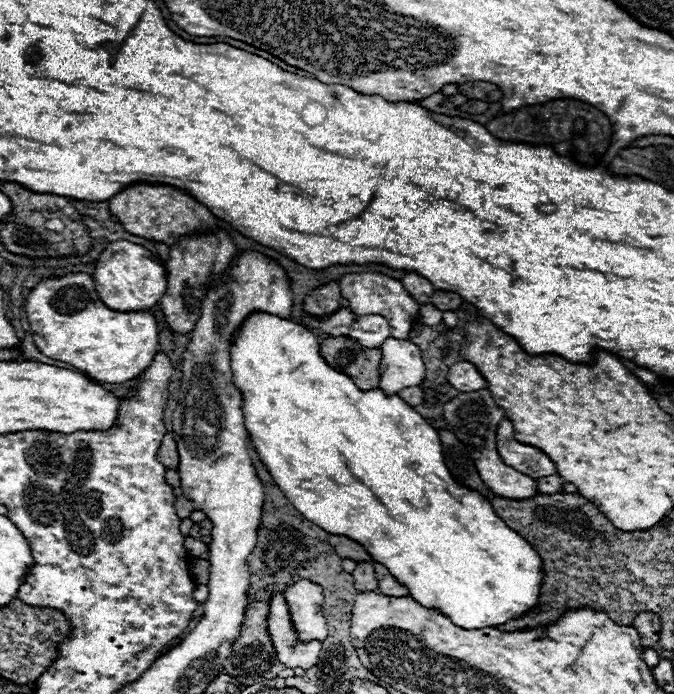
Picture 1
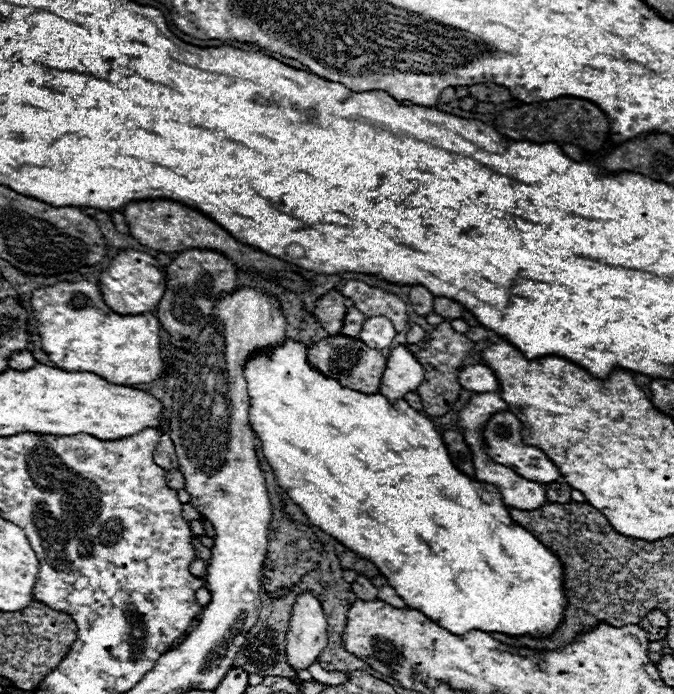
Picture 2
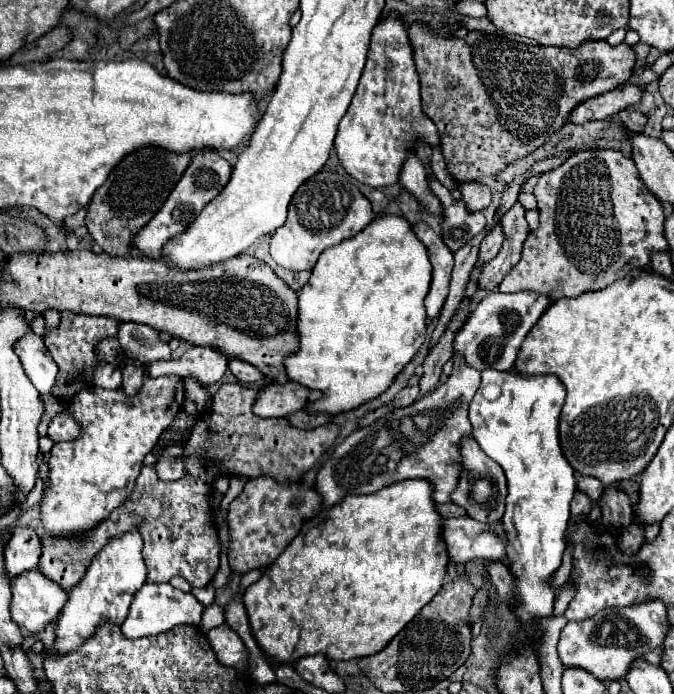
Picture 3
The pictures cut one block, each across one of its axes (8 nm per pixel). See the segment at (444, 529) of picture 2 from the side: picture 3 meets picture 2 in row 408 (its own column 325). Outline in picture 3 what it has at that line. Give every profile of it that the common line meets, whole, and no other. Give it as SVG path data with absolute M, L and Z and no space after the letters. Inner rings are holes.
M380 216L358 236L326 248L312 268L308 284L298 292L298 352L284 360L286 376L306 388L320 390L322 398L306 406L310 414L340 414L362 406L386 392L392 380L404 370L426 340L424 298L430 288L432 266L426 246L416 240L402 216Z

